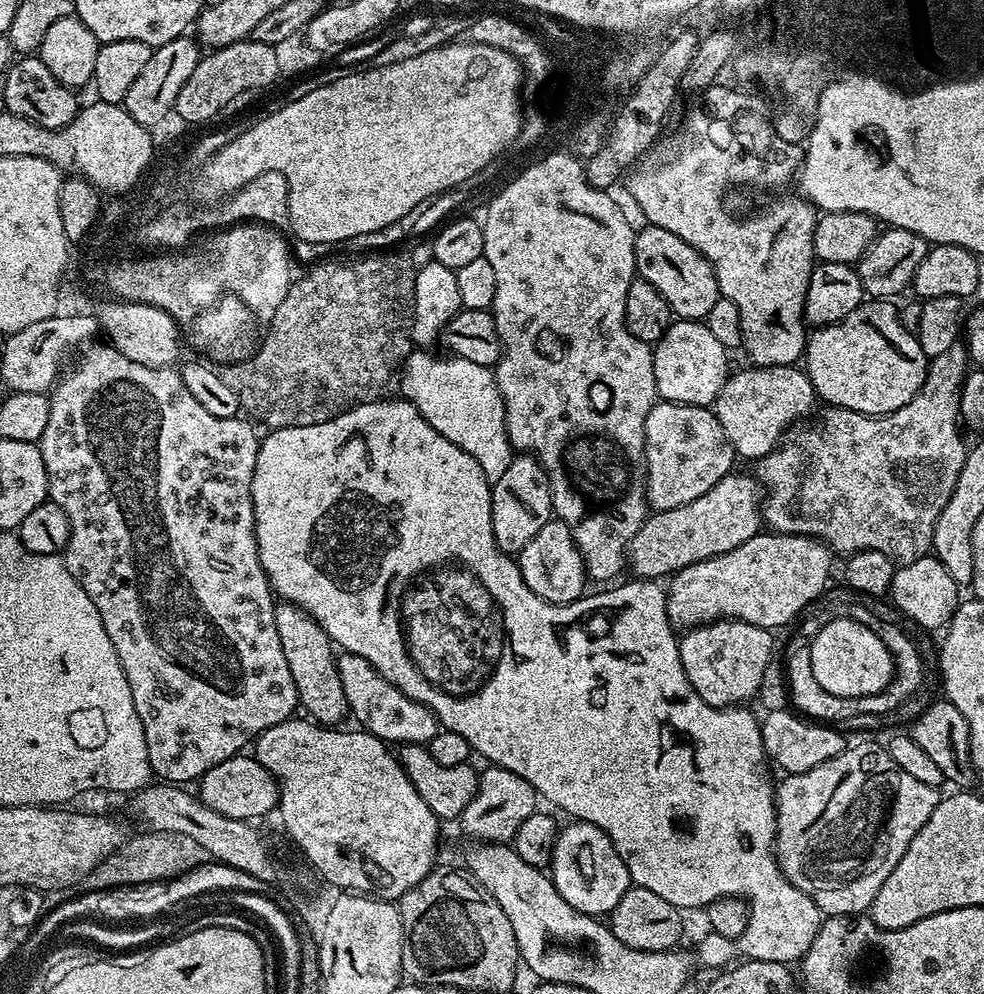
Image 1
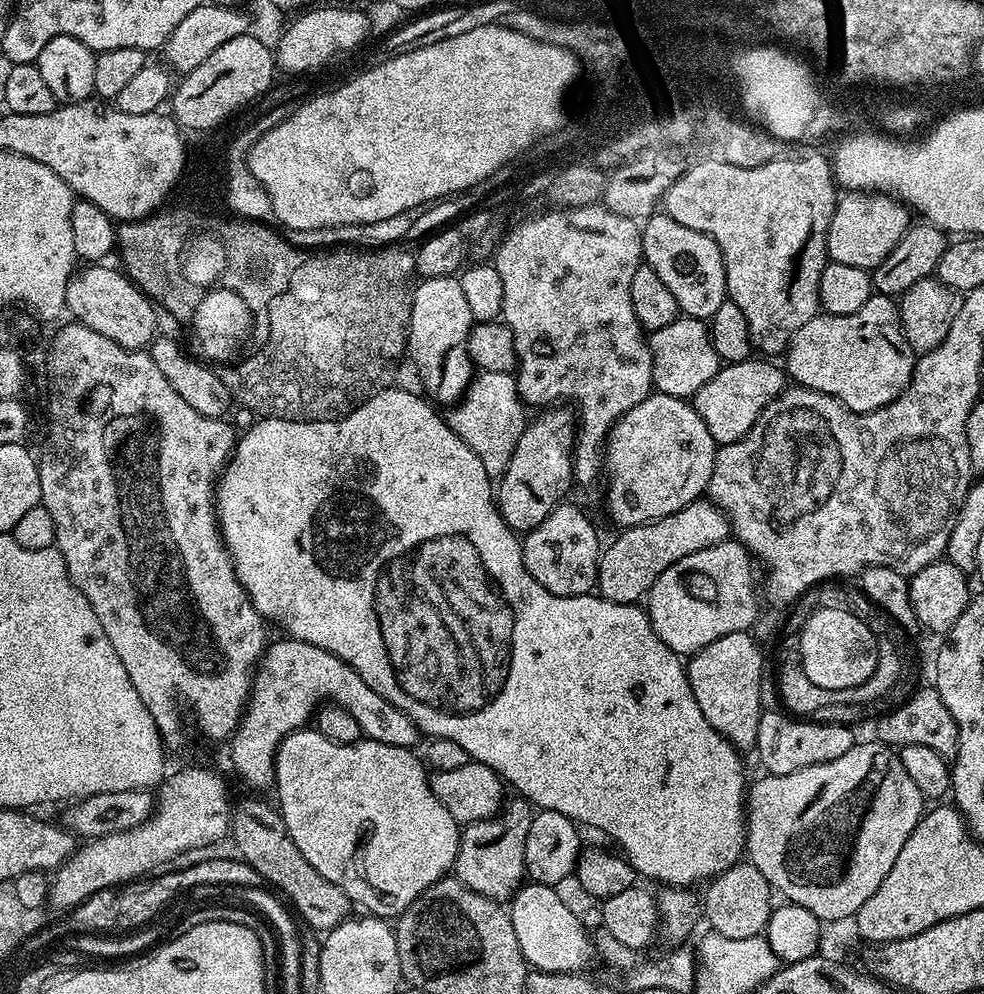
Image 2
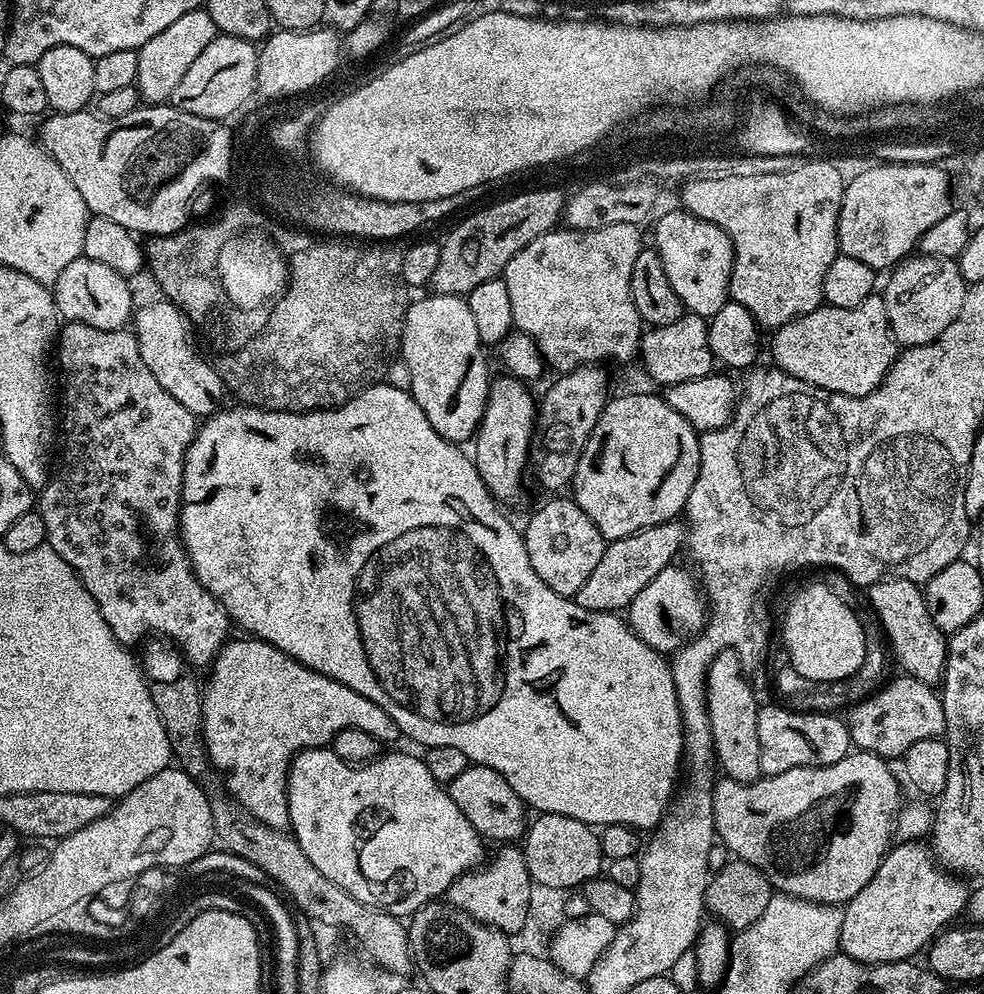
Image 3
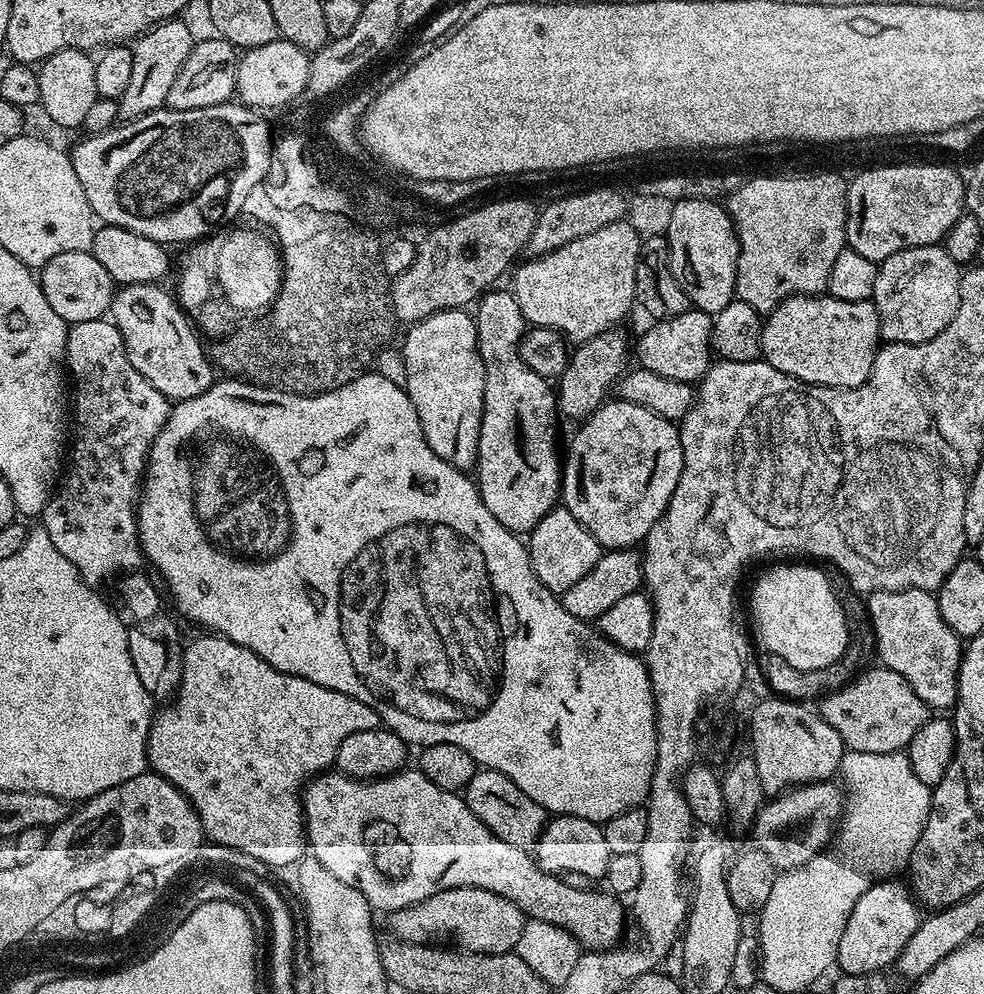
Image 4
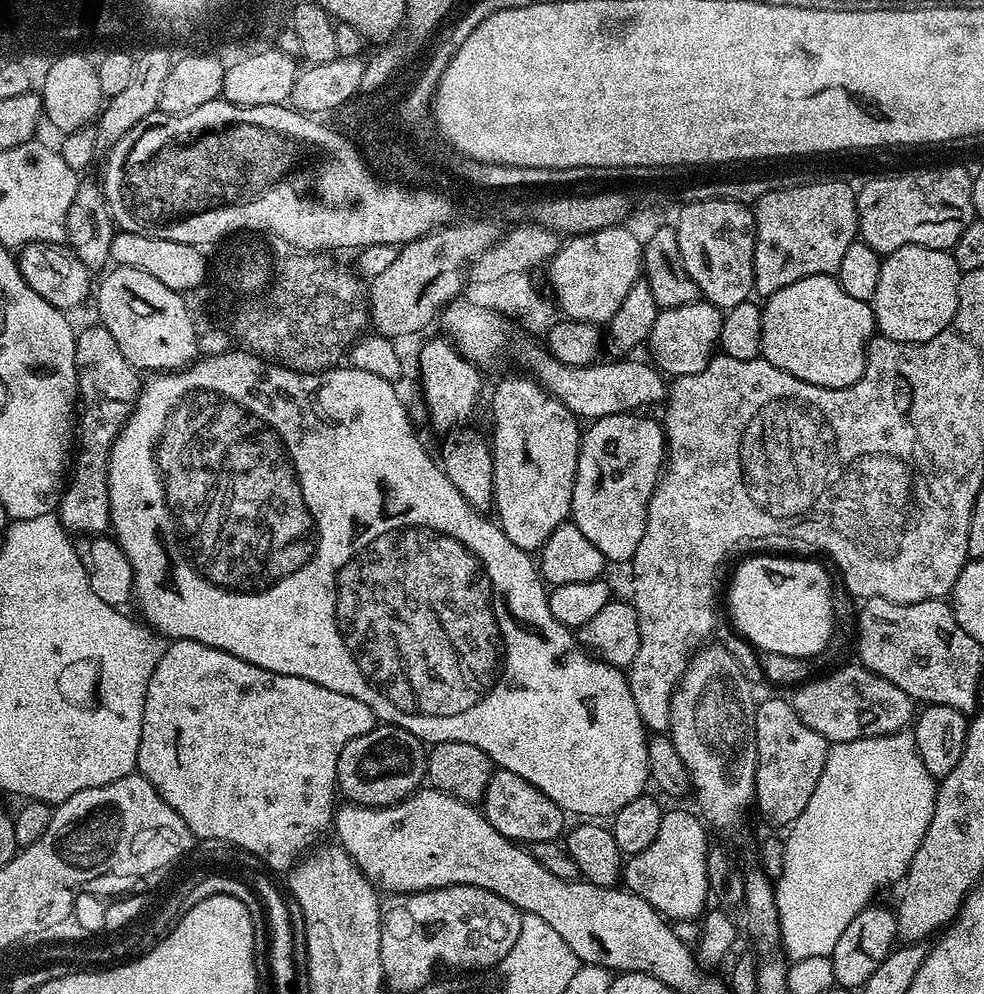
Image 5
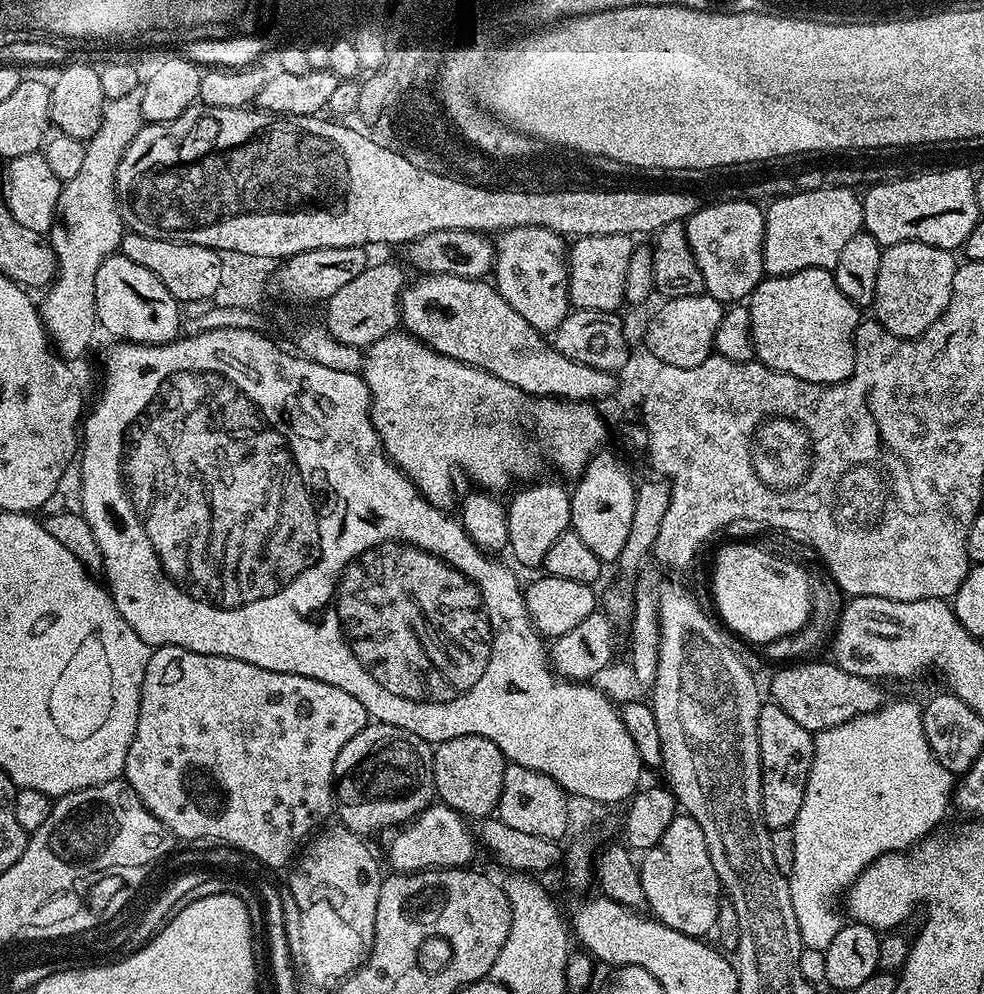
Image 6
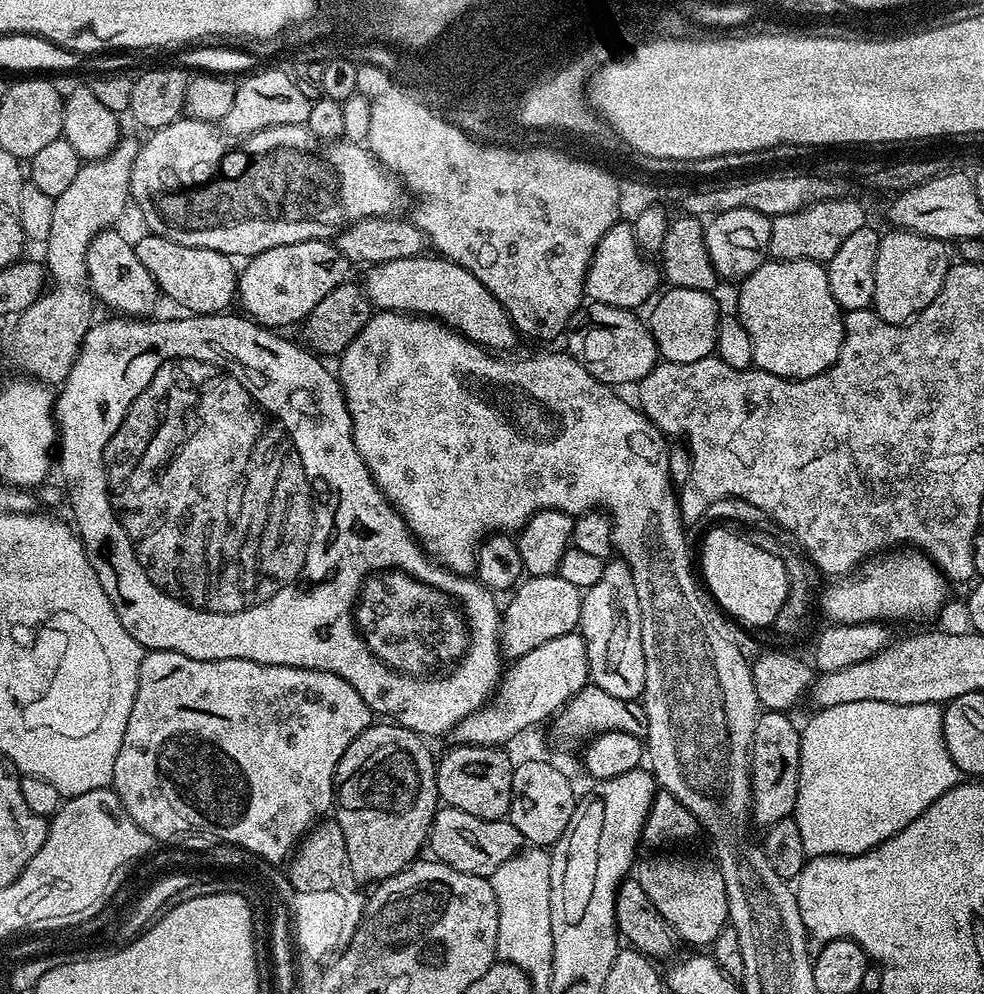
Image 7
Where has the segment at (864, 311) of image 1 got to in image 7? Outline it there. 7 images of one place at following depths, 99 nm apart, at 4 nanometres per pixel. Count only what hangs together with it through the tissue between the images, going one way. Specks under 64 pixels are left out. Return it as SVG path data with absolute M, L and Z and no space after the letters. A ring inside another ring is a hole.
M765 260L754 274L739 281L740 293L736 296L738 319L750 334L752 363L759 371L783 376L789 380L805 380L822 374L840 356L844 341L842 309L830 294L828 270L823 263L814 260Z

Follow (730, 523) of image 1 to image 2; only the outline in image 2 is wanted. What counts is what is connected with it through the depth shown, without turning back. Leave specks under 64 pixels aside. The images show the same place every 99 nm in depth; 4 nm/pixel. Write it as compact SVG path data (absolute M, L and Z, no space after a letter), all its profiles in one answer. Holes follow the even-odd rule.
M699 499L666 518L651 520L649 524L635 524L619 534L621 536L600 553L596 588L605 600L635 604L641 598L647 597L652 583L667 568L674 566L674 562L686 558L686 554L694 554L729 539L730 525L722 509Z

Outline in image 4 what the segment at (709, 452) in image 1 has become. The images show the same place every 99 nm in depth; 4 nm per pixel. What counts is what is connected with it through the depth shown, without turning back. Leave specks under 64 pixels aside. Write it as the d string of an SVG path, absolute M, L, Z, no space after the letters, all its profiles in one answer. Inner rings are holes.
M619 398L609 399L607 402L595 408L589 414L588 419L579 425L580 428L576 432L576 437L572 440L568 452L566 448L566 459L562 464L562 504L563 507L570 510L570 514L574 514L574 518L578 518L578 522L582 522L582 526L586 526L586 530L590 530L593 538L600 543L601 549L615 550L618 548L636 548L643 545L644 539L650 534L650 530L660 521L662 514L668 509L674 490L678 486L678 478L682 478L682 466L684 465L684 450L682 448L682 438L680 437L679 427L673 421L662 418L658 414L654 414L654 410L646 410L646 406L638 406L629 400L621 400Z

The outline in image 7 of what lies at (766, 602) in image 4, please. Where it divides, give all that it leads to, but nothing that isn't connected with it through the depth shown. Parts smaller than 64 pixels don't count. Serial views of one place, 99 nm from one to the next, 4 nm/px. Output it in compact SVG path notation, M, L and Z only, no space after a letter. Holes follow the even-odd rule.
M712 528L704 536L700 556L698 552L698 568L704 571L703 583L706 588L708 583L711 599L716 599L734 619L741 620L741 625L752 630L775 625L778 610L786 602L788 575L786 566L767 547L759 548L728 528Z

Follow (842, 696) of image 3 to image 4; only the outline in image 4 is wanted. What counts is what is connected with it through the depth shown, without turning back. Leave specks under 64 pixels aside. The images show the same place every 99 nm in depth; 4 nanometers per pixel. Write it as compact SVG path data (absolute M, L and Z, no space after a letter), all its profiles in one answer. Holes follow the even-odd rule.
M855 590L839 593L840 605L844 608L844 617L848 623L848 650L837 664L826 666L822 670L794 670L794 666L783 662L764 664L764 681L777 697L797 702L819 702L824 697L842 690L855 676L860 675L873 663L876 651L876 635L872 629L872 620L868 616L865 597Z

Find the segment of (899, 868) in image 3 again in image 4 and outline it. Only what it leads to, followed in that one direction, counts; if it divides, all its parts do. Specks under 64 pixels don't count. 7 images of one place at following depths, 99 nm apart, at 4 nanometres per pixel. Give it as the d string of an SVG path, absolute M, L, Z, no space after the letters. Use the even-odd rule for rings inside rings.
M896 878L881 880L858 898L846 922L846 930L842 930L842 942L838 942L836 964L843 975L878 972L887 969L887 964L888 967L895 965L898 954L902 954L902 946L906 946L914 930L918 930L921 909L911 891L898 881Z

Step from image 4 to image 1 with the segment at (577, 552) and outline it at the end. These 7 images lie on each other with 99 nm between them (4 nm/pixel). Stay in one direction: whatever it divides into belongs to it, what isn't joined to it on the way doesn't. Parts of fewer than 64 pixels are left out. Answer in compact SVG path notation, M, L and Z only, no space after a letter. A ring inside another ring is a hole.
M555 518L548 520L546 526L542 526L542 530L538 530L538 534L530 538L530 542L526 542L526 546L518 554L518 563L526 586L530 586L530 590L534 590L534 594L538 594L538 598L546 602L574 602L585 595L587 588L584 587L589 587L590 584L584 559L574 542L571 528Z

